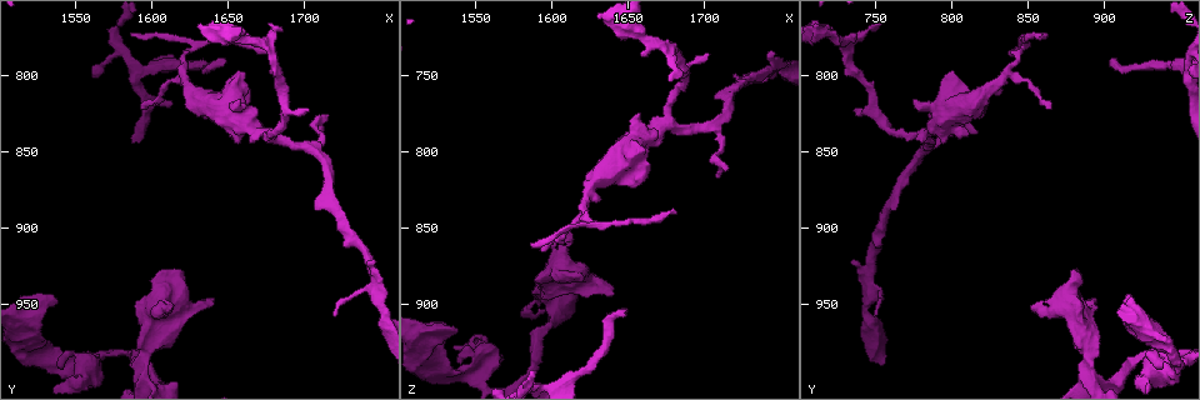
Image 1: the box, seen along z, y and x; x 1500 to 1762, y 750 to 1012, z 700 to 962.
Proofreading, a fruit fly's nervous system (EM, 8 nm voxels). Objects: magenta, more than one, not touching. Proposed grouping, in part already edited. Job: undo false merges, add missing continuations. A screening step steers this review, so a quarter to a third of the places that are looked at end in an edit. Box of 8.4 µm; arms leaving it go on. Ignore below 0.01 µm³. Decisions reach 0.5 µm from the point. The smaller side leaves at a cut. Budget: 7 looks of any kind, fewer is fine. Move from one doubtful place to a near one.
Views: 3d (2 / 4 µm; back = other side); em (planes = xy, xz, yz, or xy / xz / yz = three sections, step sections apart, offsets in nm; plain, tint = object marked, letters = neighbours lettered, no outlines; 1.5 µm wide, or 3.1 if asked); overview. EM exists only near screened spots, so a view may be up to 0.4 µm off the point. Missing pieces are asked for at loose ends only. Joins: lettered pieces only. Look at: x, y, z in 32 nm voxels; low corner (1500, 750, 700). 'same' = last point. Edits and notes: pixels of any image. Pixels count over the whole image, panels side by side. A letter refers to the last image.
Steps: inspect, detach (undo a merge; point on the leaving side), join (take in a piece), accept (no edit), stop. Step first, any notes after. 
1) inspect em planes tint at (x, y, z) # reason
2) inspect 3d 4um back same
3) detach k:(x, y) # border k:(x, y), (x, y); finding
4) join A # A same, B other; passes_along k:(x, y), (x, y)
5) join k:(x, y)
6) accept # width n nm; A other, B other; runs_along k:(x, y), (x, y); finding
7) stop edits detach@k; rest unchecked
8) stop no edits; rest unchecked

inspect 3d 4um at (1548, 990, 946) # four arms meet

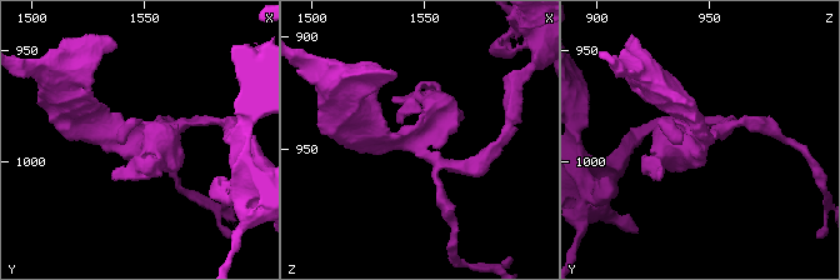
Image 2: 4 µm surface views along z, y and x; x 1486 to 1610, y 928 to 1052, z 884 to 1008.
inspect em planes plain at (1547, 990, 948)

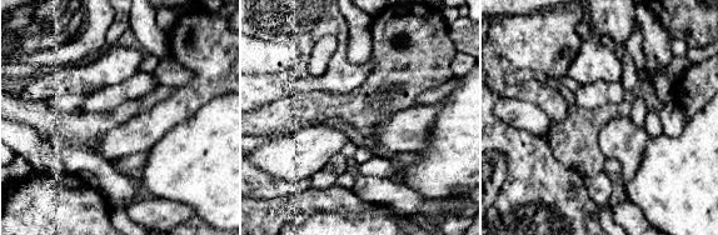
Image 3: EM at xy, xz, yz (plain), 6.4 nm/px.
inspect em planes letters same

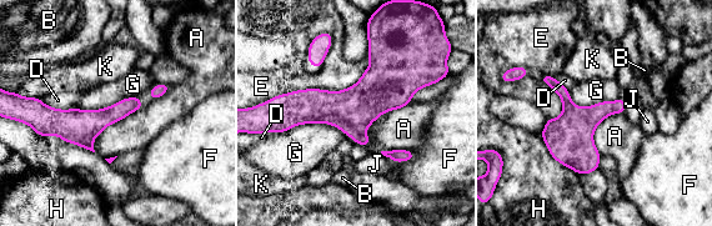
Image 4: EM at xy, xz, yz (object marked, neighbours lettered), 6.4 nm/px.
accept # A other, B other, D other, E other, F other, G other, H other, J other, K other; runs_along 4:(422, 81), (281, 109); all the same cell

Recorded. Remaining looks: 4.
inspect 3d 2um at (1648, 790, 904) # tapers out

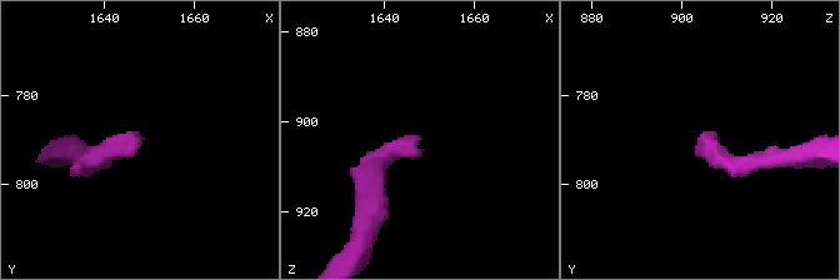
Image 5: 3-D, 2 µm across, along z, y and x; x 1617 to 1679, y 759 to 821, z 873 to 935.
inspect em planes letters at (1648, 790, 903)

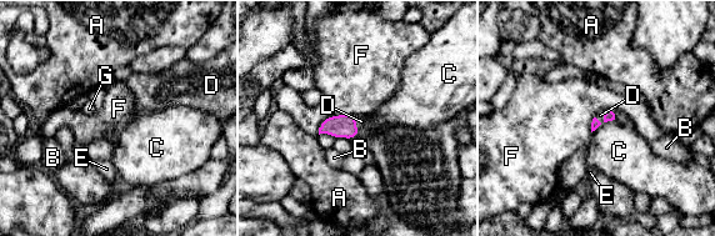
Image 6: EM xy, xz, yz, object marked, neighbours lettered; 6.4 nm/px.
join D # A other, B other, C other, D same, E other, F other, G other; passes_along 6:(609, 115), (604, 116), (600, 115); the cell continues

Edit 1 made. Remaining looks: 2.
inspect em planes plain at (1674, 836, 780) # three-way junction

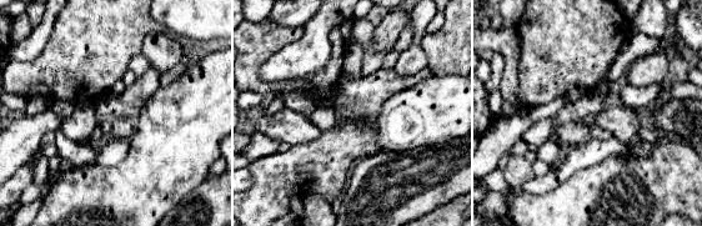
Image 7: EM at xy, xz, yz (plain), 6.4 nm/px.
inspect em planes letters same

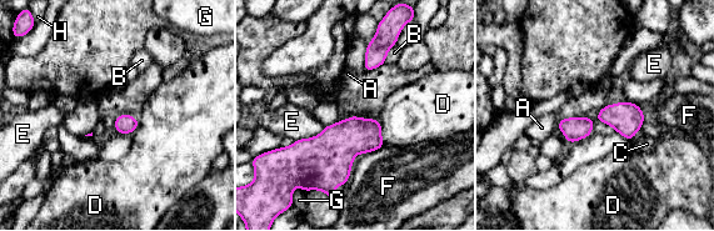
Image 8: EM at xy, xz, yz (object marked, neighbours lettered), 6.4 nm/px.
accept # width 130 nm; A other, B other, C other, D other, E other, F other, G other, H other; border 8:(324, 126), (316, 135), (294, 141); all the same cell

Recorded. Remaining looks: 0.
stop edits join@6; rest unchecked

